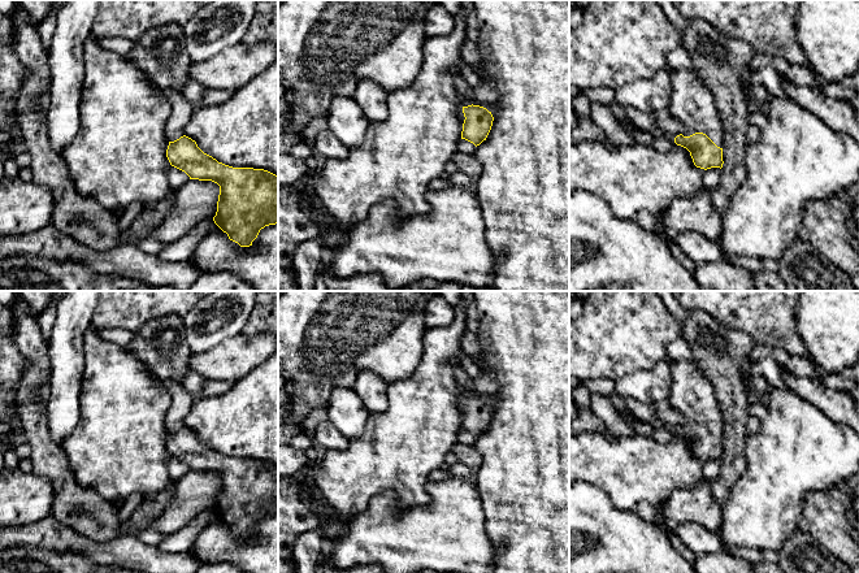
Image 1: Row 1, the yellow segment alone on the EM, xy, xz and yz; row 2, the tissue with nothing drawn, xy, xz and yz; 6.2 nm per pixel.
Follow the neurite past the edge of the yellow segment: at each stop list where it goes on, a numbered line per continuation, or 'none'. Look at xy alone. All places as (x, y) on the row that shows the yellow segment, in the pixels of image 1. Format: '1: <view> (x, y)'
1: xy (181, 109)

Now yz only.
1: yz (692, 103)

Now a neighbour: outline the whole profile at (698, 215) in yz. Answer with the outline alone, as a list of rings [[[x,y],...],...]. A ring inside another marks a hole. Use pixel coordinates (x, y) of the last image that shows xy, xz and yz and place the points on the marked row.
[[[703,188],[694,197],[676,197],[663,210],[665,234],[674,239],[687,231],[698,233],[717,242],[723,230],[723,217],[712,204],[715,190]]]

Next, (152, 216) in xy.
[[[172,194],[162,200],[144,205],[142,213],[131,223],[125,242],[135,244],[139,239],[149,236],[149,234],[162,223],[174,203],[175,194]]]

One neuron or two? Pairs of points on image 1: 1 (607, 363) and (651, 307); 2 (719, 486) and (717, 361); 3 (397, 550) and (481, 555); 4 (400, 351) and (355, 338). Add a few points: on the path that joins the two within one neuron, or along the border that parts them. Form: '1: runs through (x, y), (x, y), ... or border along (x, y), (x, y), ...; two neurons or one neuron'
1: runs through (610, 348), (637, 321); one neuron
2: runs through (733, 455), (733, 402), (729, 393); one neuron
3: runs through (417, 550), (460, 550); one neuron
4: runs through (389, 342), (385, 338), (367, 338); one neuron

